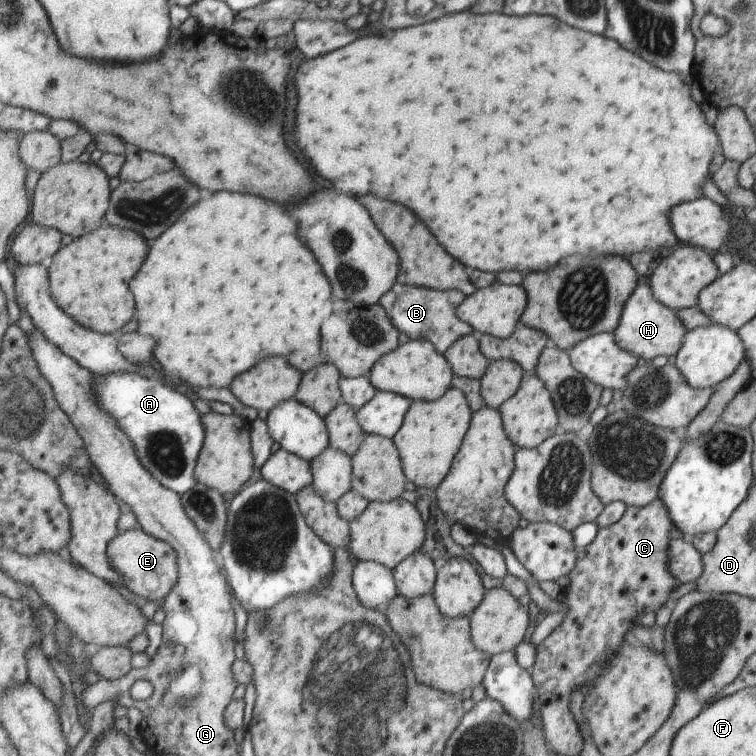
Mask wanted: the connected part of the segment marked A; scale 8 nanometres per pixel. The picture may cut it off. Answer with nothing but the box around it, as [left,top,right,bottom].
[92,371,206,494]

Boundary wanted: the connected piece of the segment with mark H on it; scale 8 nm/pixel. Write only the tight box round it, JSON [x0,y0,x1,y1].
[612,281,687,362]

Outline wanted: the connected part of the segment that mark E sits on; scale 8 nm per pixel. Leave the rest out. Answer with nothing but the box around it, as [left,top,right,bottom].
[108,526,180,600]

